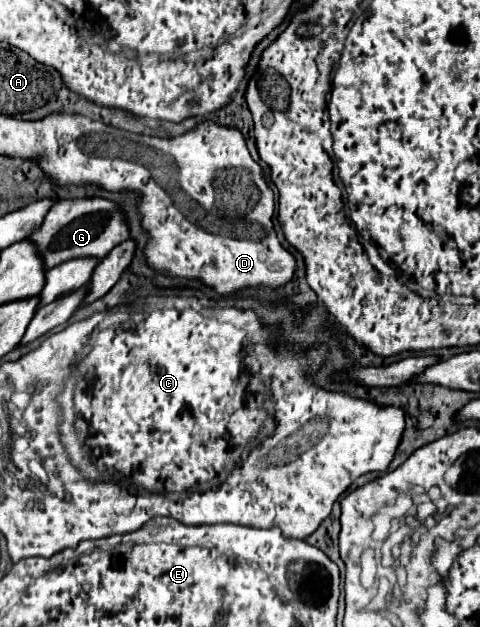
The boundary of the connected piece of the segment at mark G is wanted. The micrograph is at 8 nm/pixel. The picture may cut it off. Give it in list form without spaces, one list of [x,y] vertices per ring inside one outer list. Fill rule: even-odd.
[[[103,198],[85,200],[59,200],[47,212],[39,230],[35,230],[27,240],[37,246],[39,256],[43,256],[45,270],[73,260],[73,258],[105,258],[117,244],[129,238],[129,230],[119,206]]]

